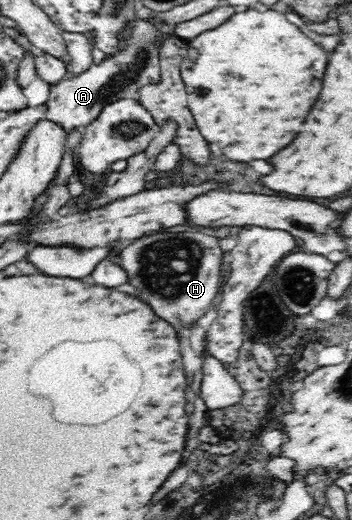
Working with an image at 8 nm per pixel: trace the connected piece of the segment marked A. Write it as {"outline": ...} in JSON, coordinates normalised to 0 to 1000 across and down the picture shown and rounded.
{"outline":[[[392,35],[381,37],[372,50],[369,75],[338,102],[301,110],[281,125],[256,123],[239,140],[193,146],[153,163],[105,146],[65,171],[77,204],[102,208],[136,198],[134,229],[182,246],[190,263],[202,252],[233,250],[256,240],[295,213],[295,206],[318,202],[318,196],[369,190],[398,171],[457,169],[463,162],[446,85],[460,60],[429,42]]]}

